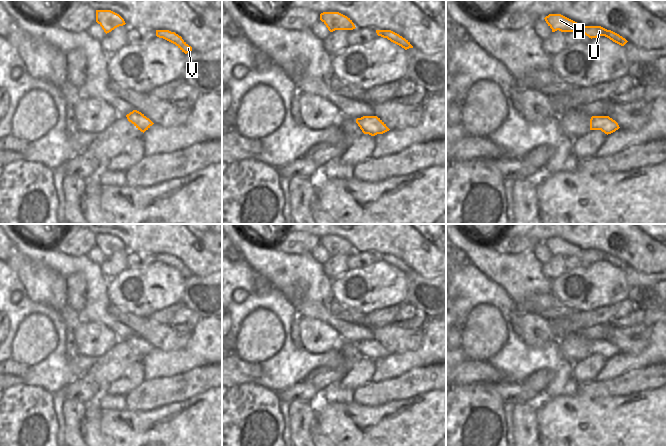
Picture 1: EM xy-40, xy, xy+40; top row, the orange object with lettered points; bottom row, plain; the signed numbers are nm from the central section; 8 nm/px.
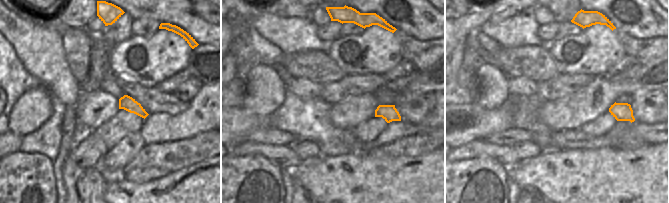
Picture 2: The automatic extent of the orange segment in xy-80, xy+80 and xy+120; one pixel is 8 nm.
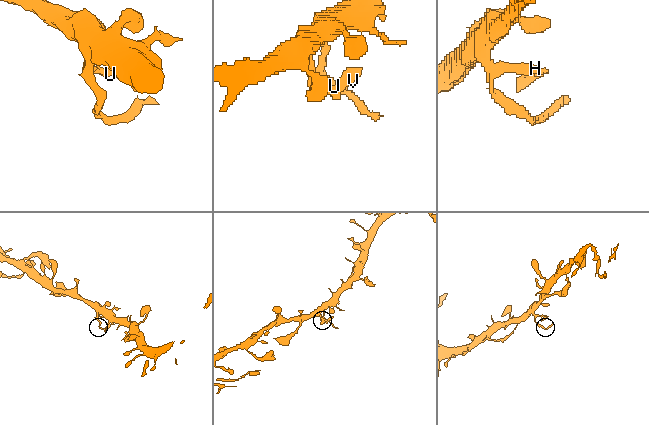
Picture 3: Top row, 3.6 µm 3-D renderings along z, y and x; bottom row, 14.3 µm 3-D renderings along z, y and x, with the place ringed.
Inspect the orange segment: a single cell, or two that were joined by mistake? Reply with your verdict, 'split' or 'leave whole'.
leave whole

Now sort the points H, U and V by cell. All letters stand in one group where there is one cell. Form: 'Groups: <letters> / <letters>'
Groups: H U V.

